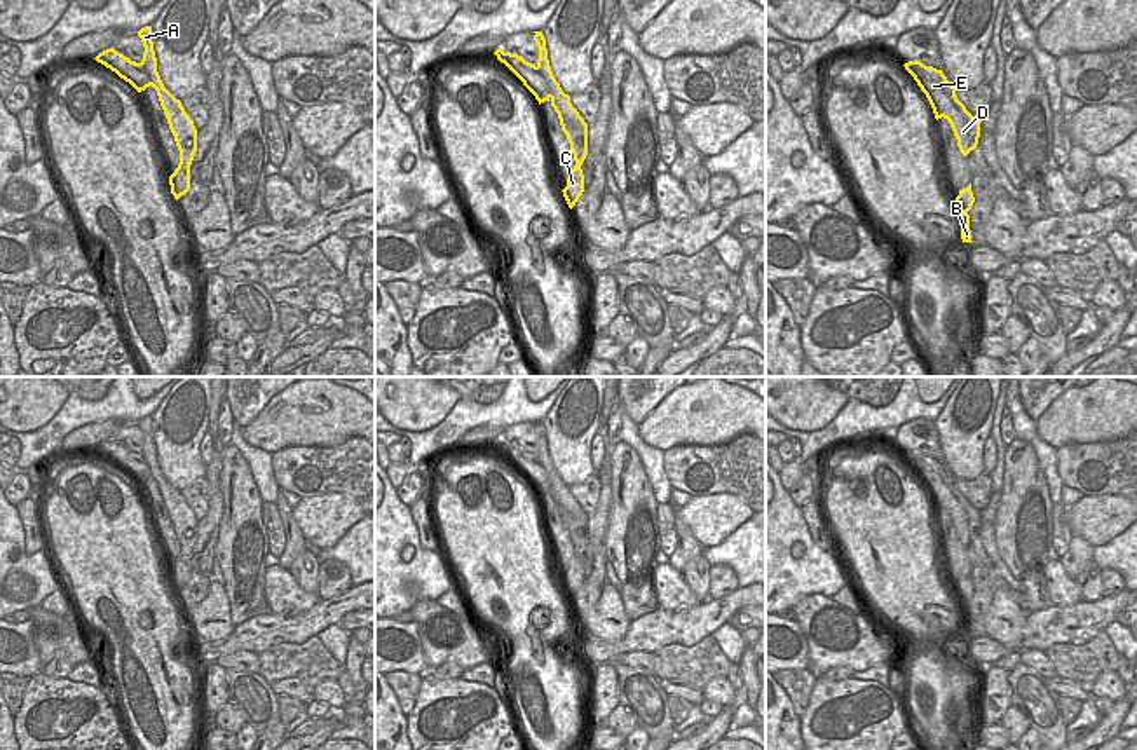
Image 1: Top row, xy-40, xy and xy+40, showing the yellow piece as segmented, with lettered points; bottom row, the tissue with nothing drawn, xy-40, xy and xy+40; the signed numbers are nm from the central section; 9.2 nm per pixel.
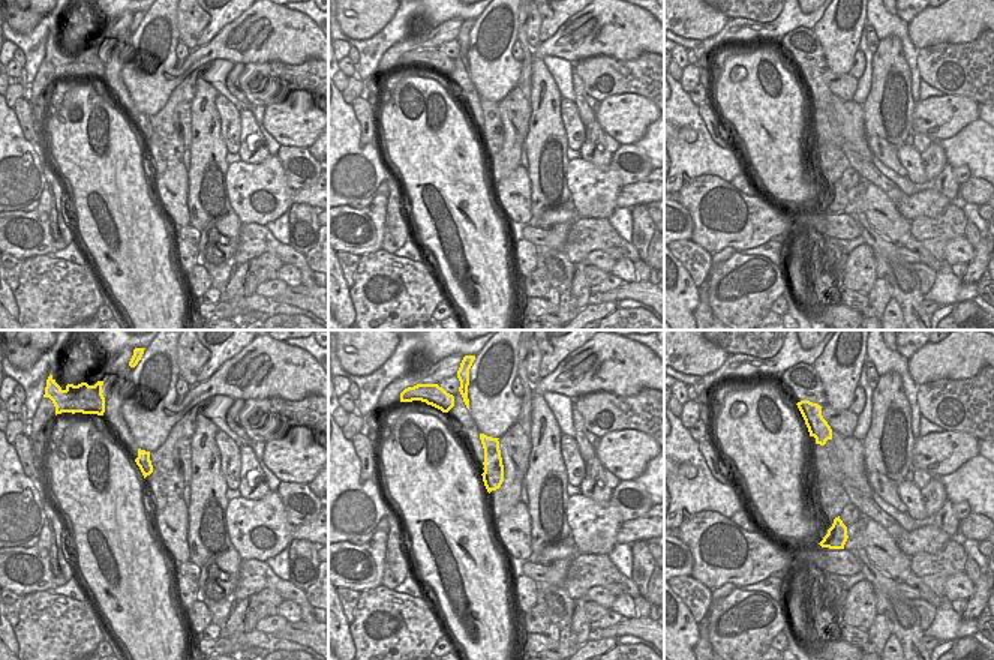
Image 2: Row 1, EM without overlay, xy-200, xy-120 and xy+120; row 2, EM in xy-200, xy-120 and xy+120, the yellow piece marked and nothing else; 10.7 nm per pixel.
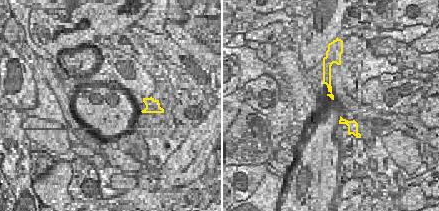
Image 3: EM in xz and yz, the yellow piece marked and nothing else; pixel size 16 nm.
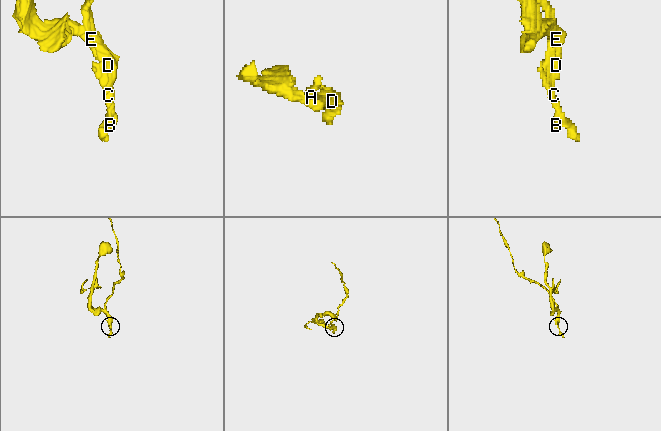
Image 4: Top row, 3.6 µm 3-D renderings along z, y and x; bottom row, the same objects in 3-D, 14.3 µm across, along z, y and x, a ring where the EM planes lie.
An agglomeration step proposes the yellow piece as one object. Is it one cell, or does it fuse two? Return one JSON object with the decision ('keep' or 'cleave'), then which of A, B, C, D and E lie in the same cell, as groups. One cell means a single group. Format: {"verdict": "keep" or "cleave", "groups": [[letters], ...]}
{"verdict": "cleave", "groups": [["A", "B", "C"], ["D", "E"]]}

